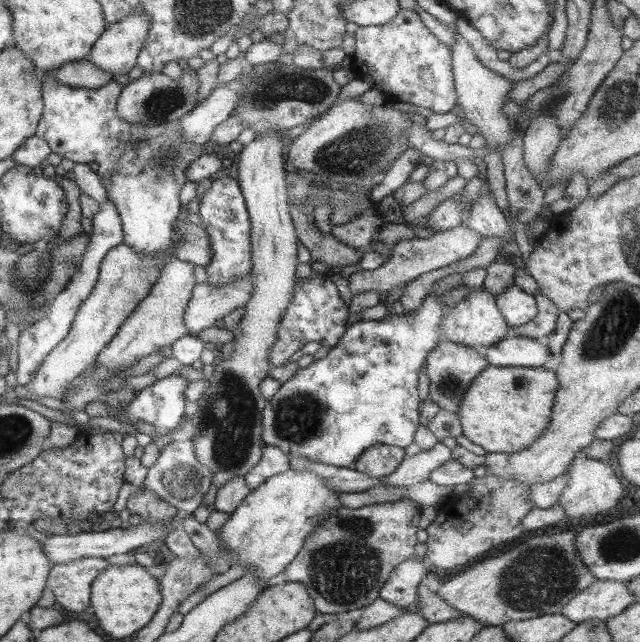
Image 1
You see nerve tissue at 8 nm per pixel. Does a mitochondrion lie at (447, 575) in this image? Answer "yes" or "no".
no

